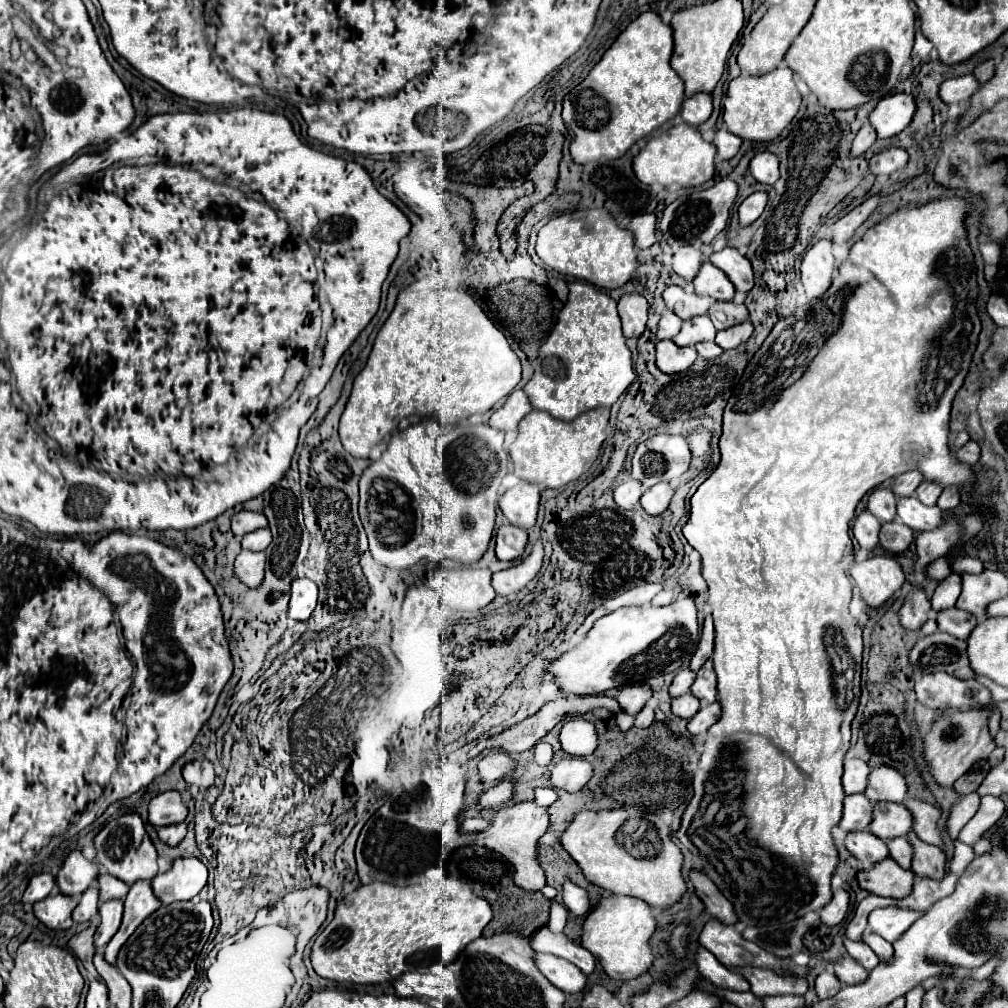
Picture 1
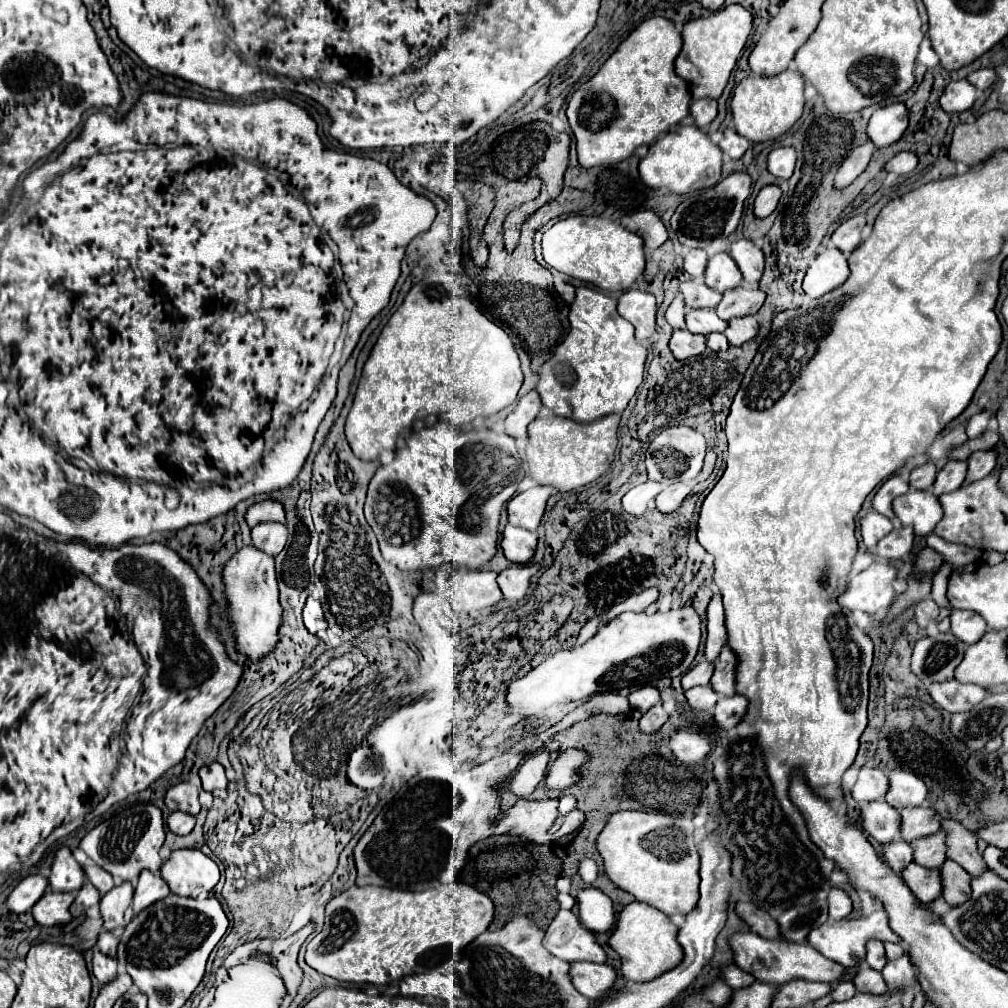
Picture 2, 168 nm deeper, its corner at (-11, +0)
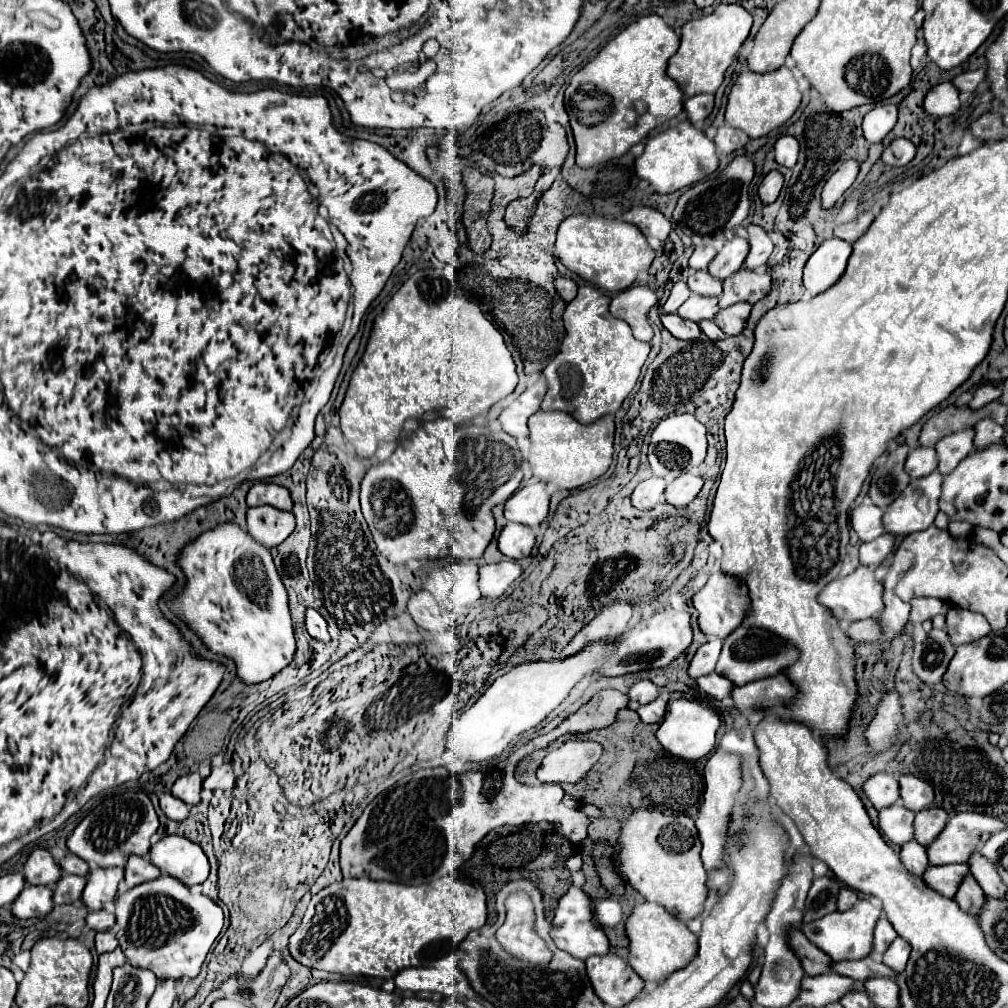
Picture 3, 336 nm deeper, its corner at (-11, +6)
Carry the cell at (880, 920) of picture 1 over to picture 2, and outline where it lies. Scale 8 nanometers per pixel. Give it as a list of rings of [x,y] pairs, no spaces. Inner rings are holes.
[[[879,909],[867,917],[859,917],[859,919],[841,919],[835,923],[823,923],[821,927],[813,929],[807,935],[807,943],[813,949],[817,949],[821,955],[837,961],[843,967],[857,967],[865,959],[865,943],[873,937],[889,937],[889,941],[897,941],[897,935],[891,931],[887,913],[883,909]]]

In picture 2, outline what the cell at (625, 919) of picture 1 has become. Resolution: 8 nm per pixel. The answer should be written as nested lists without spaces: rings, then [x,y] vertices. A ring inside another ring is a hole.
[[[633,901],[629,903],[617,919],[615,931],[609,939],[609,945],[619,953],[621,957],[621,975],[629,981],[651,981],[665,971],[671,971],[677,963],[683,959],[681,945],[677,943],[677,927],[671,923],[671,919],[661,913],[659,909]]]

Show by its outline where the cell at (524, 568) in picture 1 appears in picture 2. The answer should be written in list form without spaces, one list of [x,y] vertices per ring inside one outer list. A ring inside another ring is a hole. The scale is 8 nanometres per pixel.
[[[511,565],[509,569],[501,571],[497,577],[497,585],[505,599],[521,601],[529,589],[531,577],[537,573],[539,565]]]

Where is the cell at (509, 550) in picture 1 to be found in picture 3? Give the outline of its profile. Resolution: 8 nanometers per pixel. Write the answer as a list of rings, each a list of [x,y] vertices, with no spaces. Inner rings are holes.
[[[507,523],[499,535],[499,549],[509,559],[523,559],[531,555],[531,549],[535,547],[535,533],[533,529],[519,525],[519,523]]]

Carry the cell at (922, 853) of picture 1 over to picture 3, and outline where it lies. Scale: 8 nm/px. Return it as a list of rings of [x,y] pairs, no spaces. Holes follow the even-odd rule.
[[[967,873],[953,897],[959,905],[959,909],[963,909],[965,913],[971,913],[971,915],[977,915],[983,901],[985,901],[985,893],[979,889],[975,877],[971,873]]]

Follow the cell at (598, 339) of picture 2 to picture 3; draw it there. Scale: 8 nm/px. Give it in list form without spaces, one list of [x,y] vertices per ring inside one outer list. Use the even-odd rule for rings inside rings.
[[[583,285],[567,305],[563,313],[567,335],[555,359],[543,369],[549,387],[541,405],[545,411],[565,411],[579,423],[591,423],[607,413],[615,415],[635,387],[649,355],[649,343],[637,341],[629,325],[609,313],[609,303],[611,299],[605,293]]]

